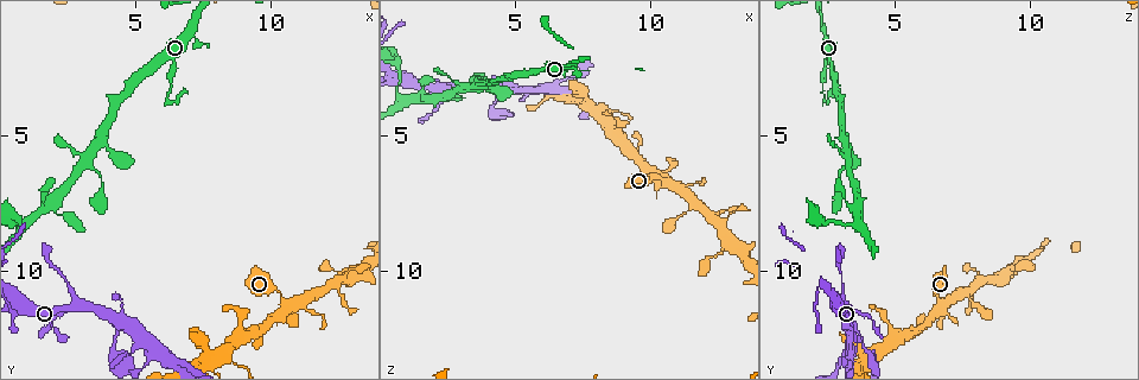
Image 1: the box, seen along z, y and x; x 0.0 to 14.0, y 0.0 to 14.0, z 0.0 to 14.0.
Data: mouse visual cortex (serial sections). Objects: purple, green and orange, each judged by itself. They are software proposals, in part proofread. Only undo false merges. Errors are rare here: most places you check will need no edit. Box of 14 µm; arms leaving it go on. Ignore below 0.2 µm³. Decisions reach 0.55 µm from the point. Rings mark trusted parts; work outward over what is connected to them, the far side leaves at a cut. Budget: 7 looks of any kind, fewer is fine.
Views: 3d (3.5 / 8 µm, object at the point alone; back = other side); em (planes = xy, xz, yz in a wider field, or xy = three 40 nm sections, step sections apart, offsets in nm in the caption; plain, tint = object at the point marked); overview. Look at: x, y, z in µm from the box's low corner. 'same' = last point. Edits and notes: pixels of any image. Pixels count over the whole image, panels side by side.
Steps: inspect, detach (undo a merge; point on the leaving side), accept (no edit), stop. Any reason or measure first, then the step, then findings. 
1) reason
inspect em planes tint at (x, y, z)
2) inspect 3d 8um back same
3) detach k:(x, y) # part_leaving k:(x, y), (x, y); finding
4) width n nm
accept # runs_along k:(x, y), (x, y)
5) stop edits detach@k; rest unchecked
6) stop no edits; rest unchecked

two arms in line, one across
inspect 3d 8um at (6.4, 13.3, 3.2)

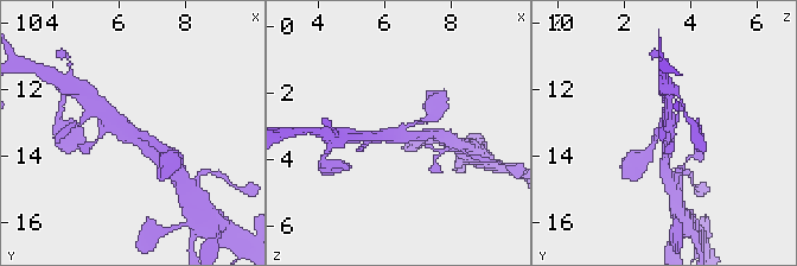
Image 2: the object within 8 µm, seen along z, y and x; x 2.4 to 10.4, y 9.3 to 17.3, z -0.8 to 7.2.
inspect 3d 3.5um at (6.4, 13.3, 3.2)

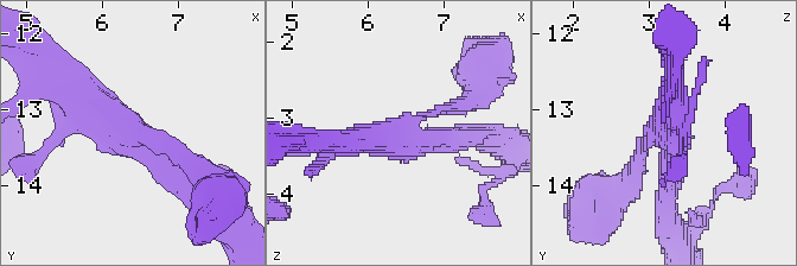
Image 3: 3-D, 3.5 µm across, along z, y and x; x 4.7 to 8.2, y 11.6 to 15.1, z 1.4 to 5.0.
arms 3; arm_widths 150, 350, 350 nm
inspect em xy step 5 tint at (6.35, 13.25, 3.30)

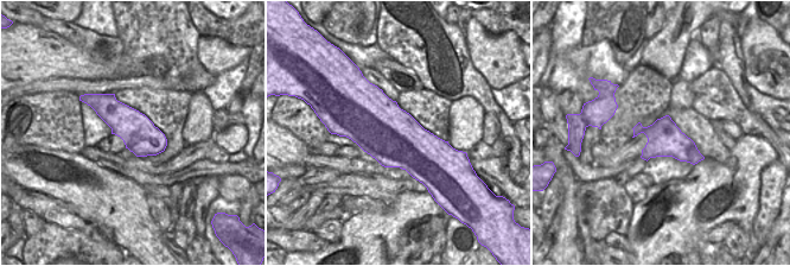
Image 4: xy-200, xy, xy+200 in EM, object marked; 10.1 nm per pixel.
accept # runs_along 3:(68, 76), (191, 182); continuous, no second cell

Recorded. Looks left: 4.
a fork
inspect 3d 3.5um back at (10.5, 11.2, 6.7)

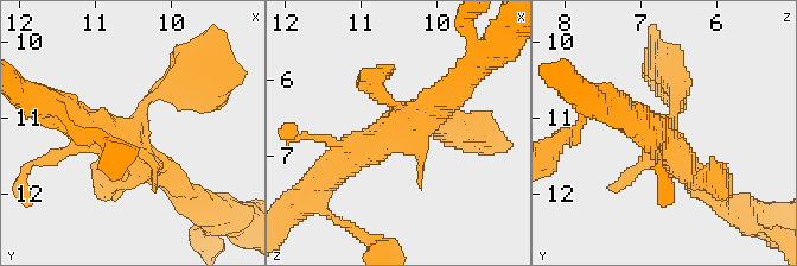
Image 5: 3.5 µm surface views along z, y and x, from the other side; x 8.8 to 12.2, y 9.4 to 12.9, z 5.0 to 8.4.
inspect em xy step 2 tint at (10.45, 11.15, 6.65)

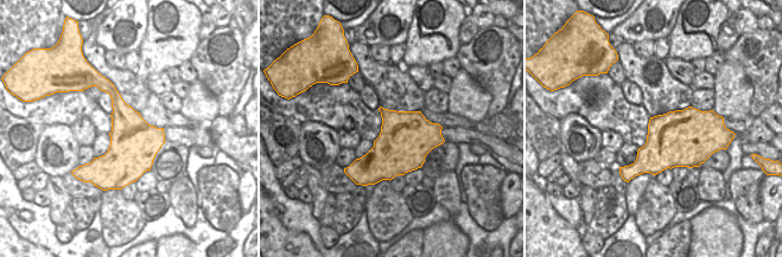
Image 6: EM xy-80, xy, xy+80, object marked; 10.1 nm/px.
cut it another way
inspect em planes tint same

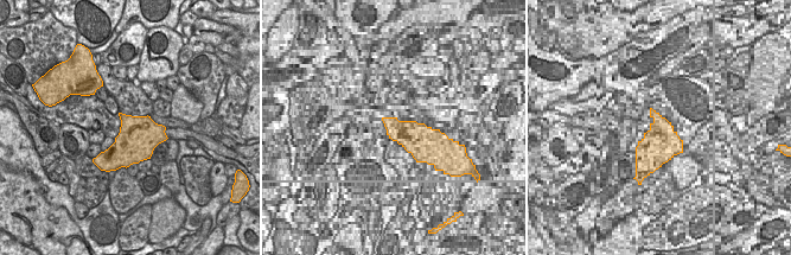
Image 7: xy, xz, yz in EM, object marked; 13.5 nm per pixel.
accept # runs_along 5:(670, 78), (667, 140), (703, 188); one cell here

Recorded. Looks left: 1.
stop no edits; rest unchecked

